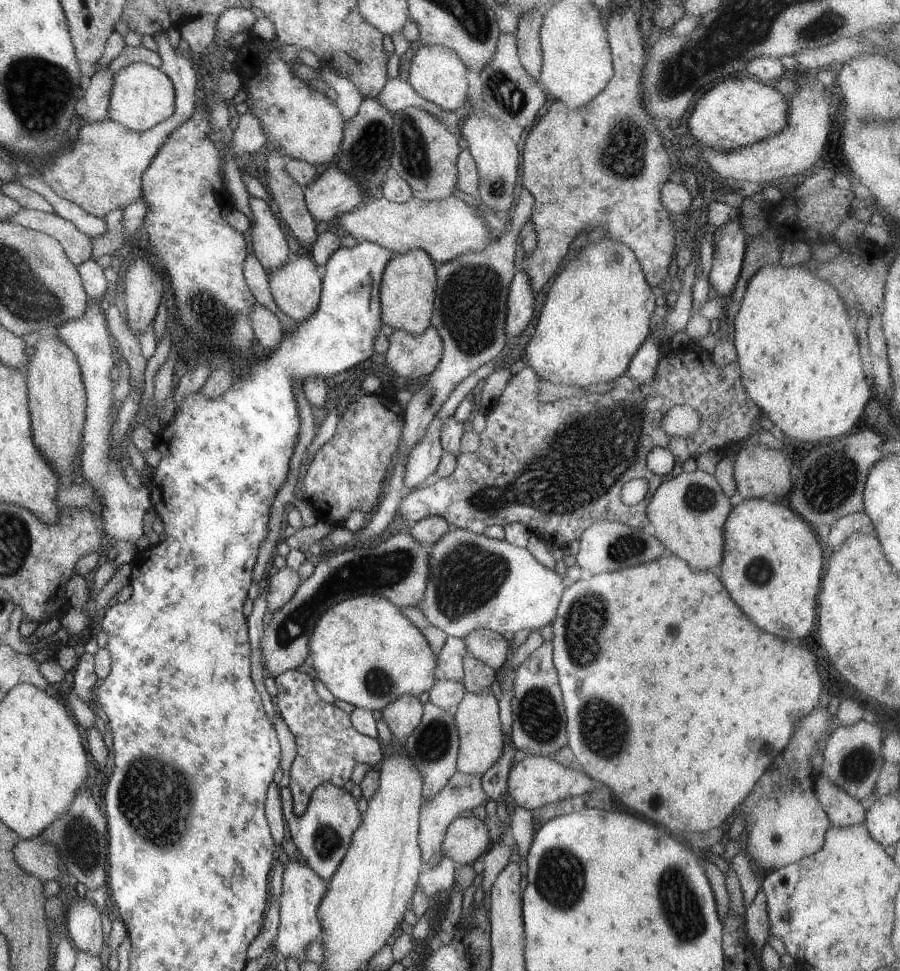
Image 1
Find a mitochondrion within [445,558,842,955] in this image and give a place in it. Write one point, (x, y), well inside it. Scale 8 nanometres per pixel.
(682, 908)

